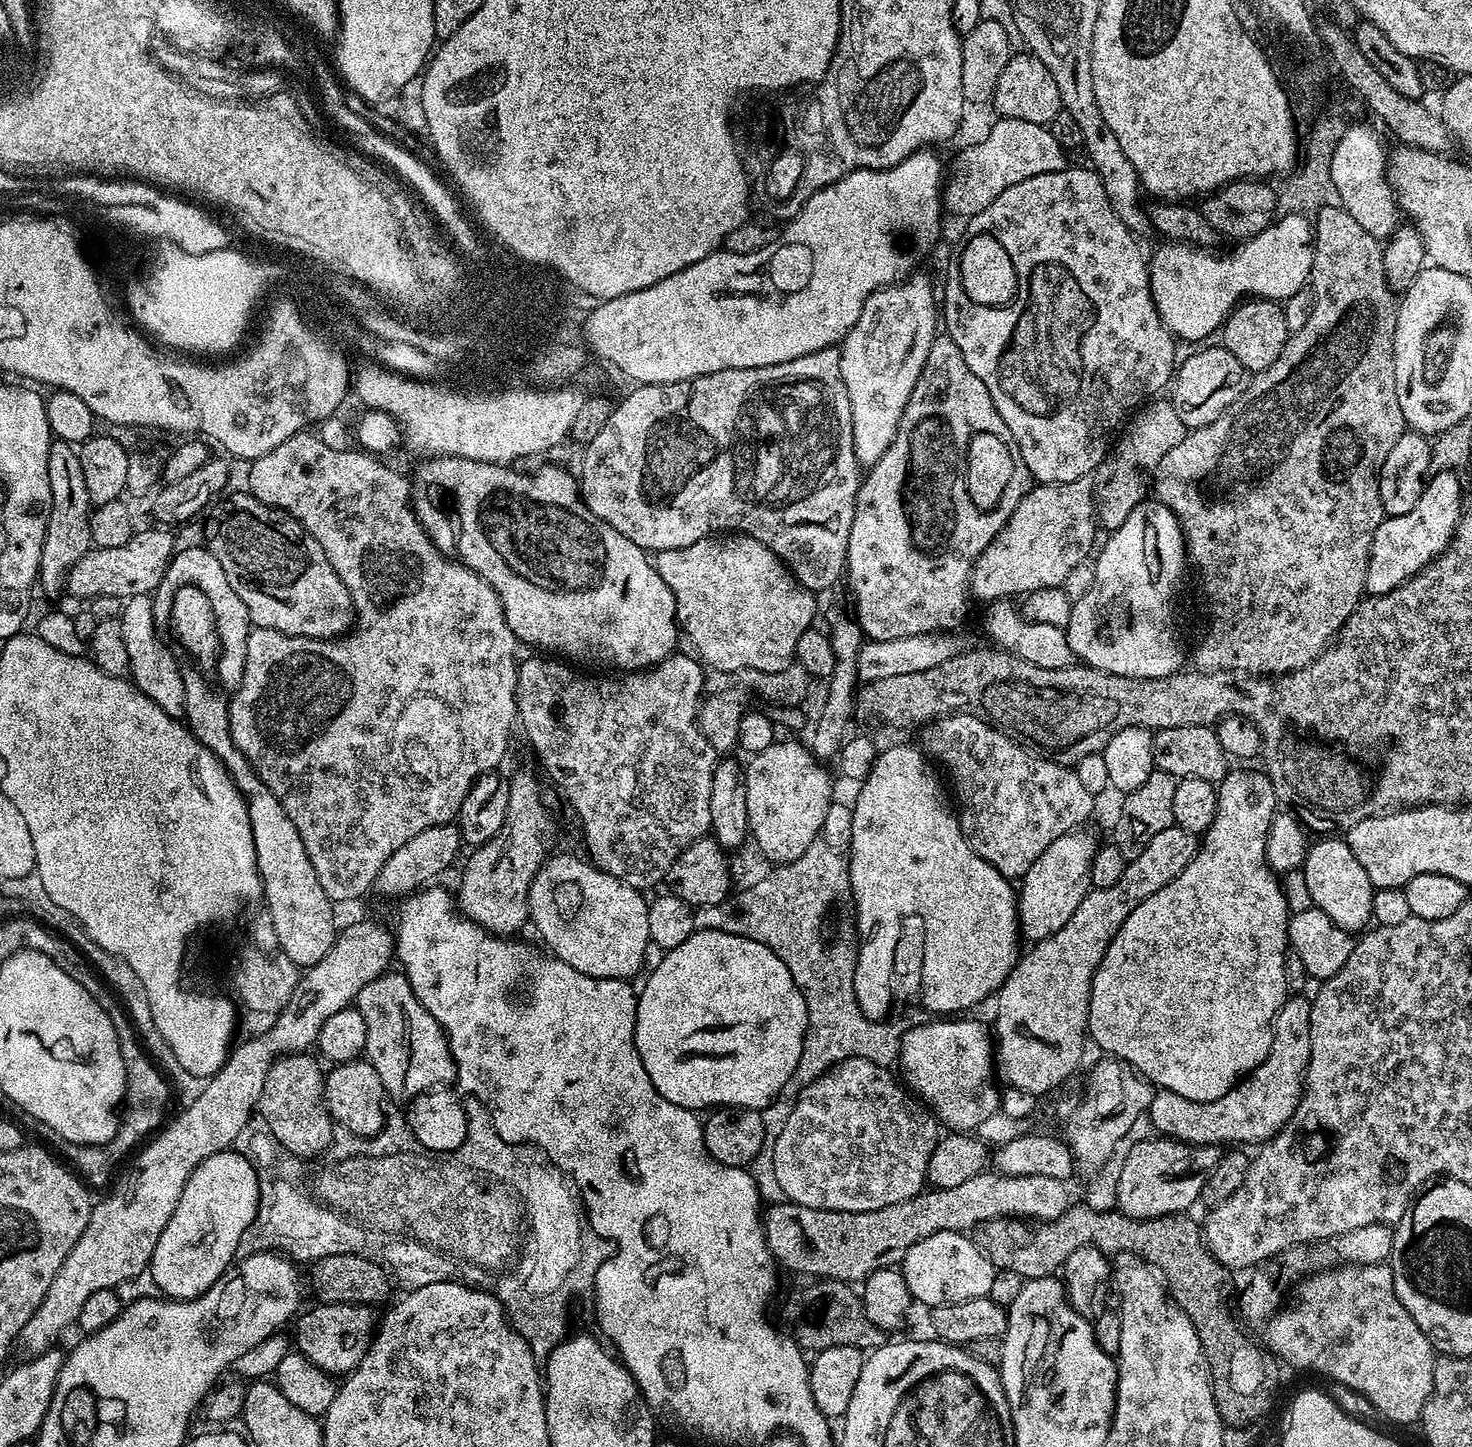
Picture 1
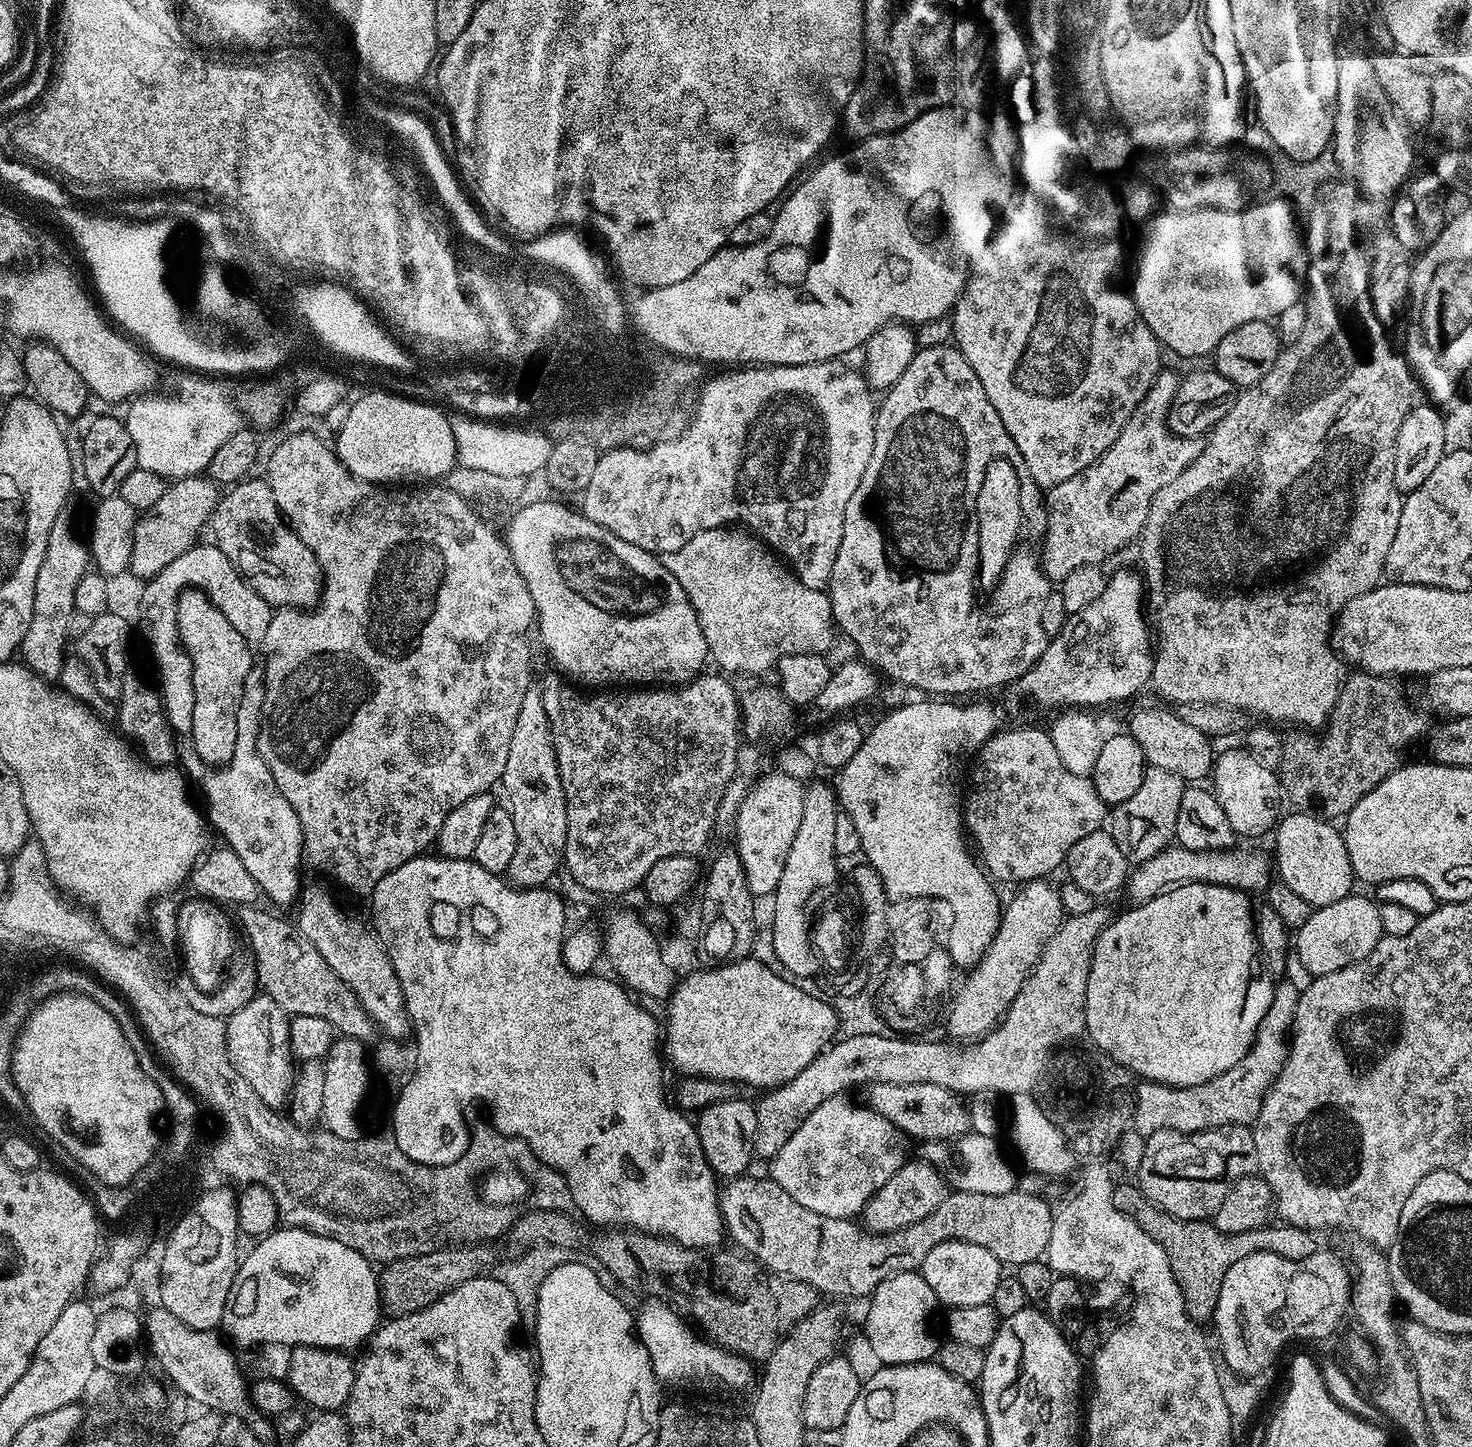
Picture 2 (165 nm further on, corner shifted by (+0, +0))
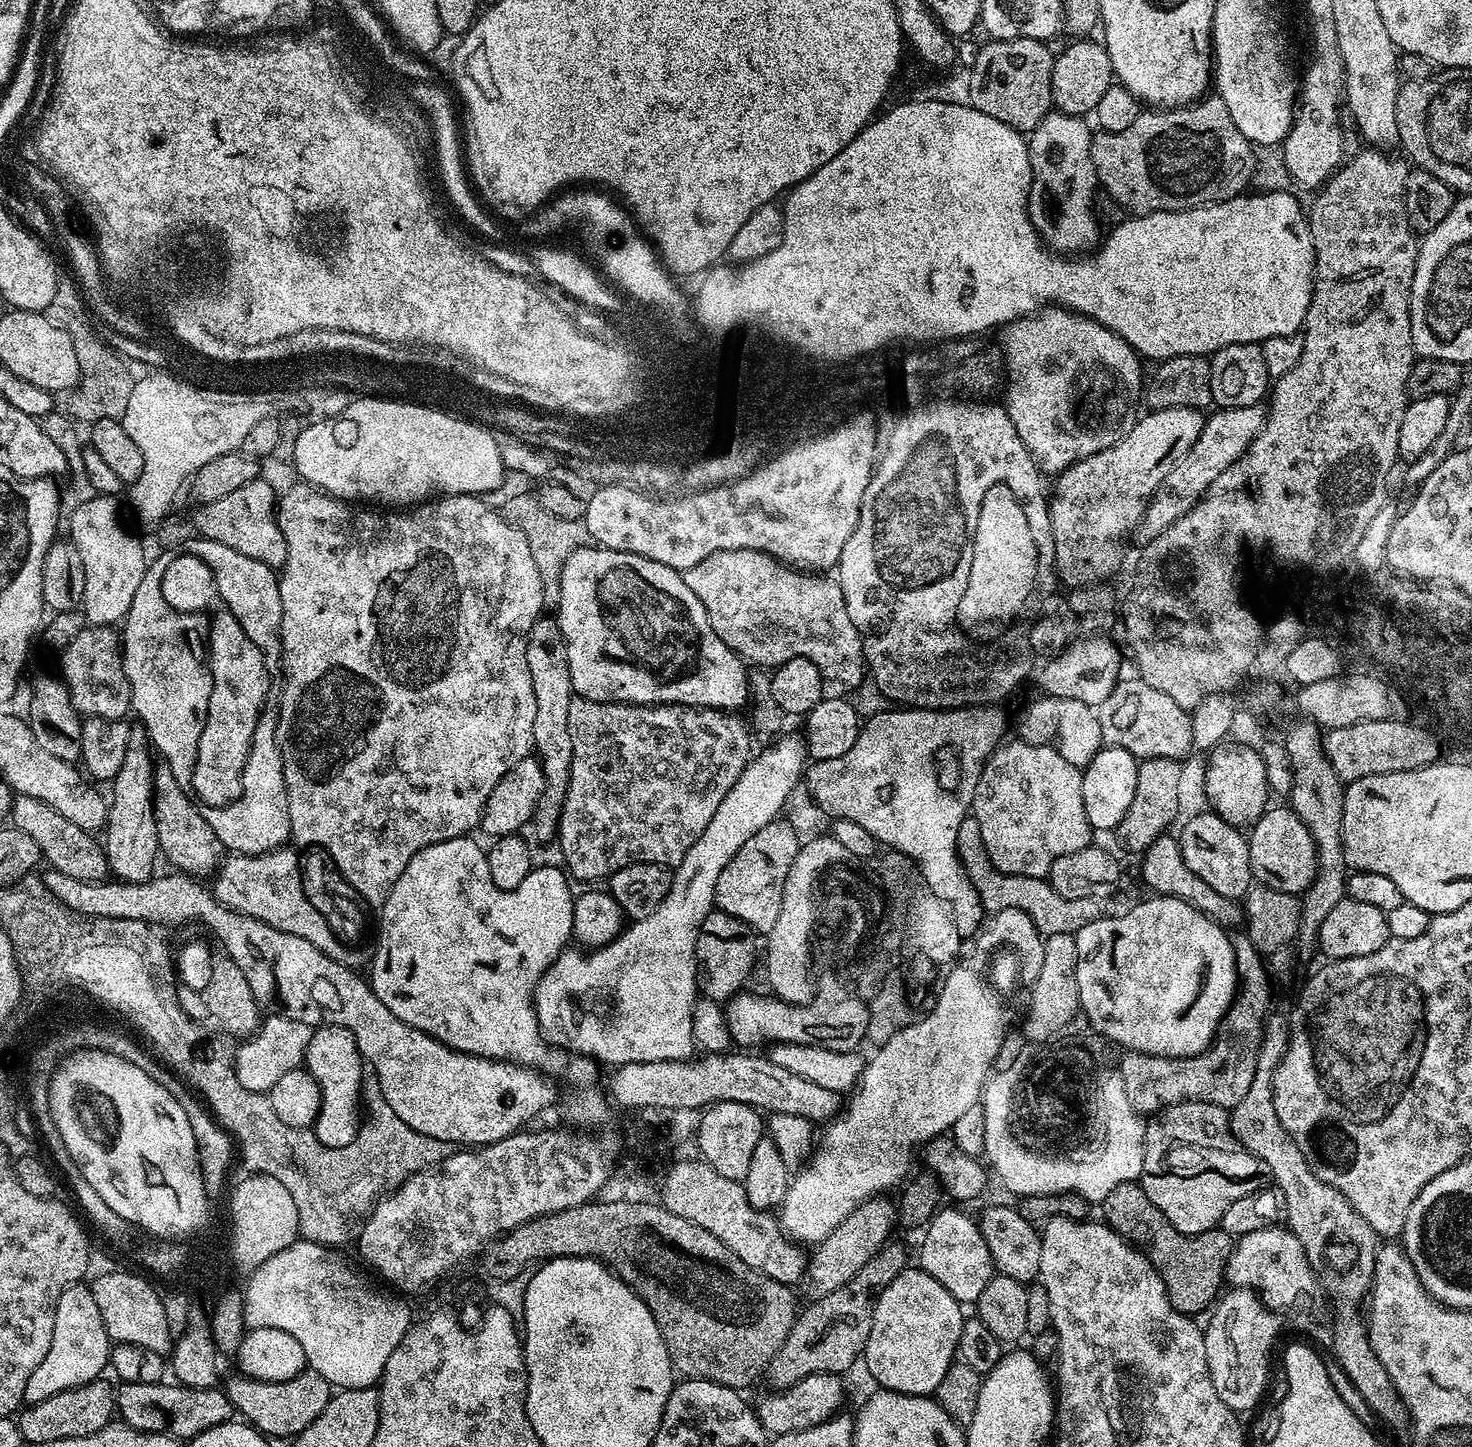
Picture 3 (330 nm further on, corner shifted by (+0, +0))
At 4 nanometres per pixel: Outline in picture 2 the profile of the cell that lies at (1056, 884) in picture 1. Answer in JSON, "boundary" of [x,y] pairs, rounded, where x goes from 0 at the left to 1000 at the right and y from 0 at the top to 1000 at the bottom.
{"boundary":[[[707,607],[694,611],[688,616],[690,617],[688,623],[681,625],[675,651],[673,651],[668,661],[657,672],[658,678],[653,681],[647,694],[647,700],[644,702],[645,717],[652,720],[662,720],[682,704],[692,684],[694,684],[697,676],[700,676],[708,657],[711,657],[711,651],[716,648],[724,632],[719,616],[712,610]]]}

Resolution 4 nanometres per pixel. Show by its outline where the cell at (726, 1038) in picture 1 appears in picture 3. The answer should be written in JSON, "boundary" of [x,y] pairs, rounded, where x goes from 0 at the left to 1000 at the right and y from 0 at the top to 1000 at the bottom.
{"boundary":[[[571,683],[560,684],[557,690],[551,696],[535,695],[524,687],[513,688],[509,684],[503,685],[493,694],[493,701],[498,722],[503,721],[503,725],[511,726],[513,721],[550,721],[556,723],[556,720],[565,721],[568,727],[581,727],[585,723],[587,715],[590,713],[591,699],[586,697],[582,691],[576,691],[576,688]]]}

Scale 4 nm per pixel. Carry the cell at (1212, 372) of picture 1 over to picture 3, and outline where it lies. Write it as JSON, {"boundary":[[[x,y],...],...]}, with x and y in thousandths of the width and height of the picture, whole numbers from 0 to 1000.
{"boundary":[[[804,279],[803,281],[798,281],[797,282],[787,282],[780,283],[772,290],[770,294],[764,302],[760,304],[756,310],[749,311],[746,314],[743,314],[740,317],[735,317],[732,321],[728,321],[724,326],[719,327],[717,330],[717,335],[713,337],[713,345],[712,347],[712,355],[713,355],[713,361],[715,364],[716,368],[716,387],[717,387],[717,397],[719,399],[719,403],[724,404],[724,407],[728,408],[734,406],[738,404],[747,404],[748,402],[755,402],[755,398],[761,393],[761,389],[765,385],[765,380],[761,378],[761,370],[764,366],[769,364],[769,361],[774,356],[775,349],[777,348],[777,343],[780,342],[781,338],[785,338],[786,332],[791,328],[795,328],[795,325],[798,325],[798,322],[807,313],[808,308],[811,308],[811,305],[814,305],[814,300],[817,300],[818,296],[819,285],[815,281]]]}

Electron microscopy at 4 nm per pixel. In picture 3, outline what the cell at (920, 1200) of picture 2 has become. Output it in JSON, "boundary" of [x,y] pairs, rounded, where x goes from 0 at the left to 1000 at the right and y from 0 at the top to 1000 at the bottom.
{"boundary":[[[593,828],[582,833],[559,858],[554,860],[552,865],[554,866],[552,868],[551,866],[548,871],[548,885],[552,887],[554,894],[575,889],[575,886],[577,886],[577,883],[580,883],[580,880],[583,880],[583,878],[586,878],[586,875],[588,875],[588,872],[591,872],[591,869],[594,869],[594,867],[604,859],[605,854],[603,853],[609,846],[609,833],[607,830],[605,832],[603,828]]]}

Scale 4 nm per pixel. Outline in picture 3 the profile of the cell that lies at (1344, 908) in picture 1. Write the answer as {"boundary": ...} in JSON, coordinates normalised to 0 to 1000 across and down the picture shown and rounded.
{"boundary":[[[862,558],[847,578],[851,605],[855,610],[872,616],[888,616],[894,606],[894,585],[893,579],[890,579],[890,574],[887,574],[877,558]]]}

